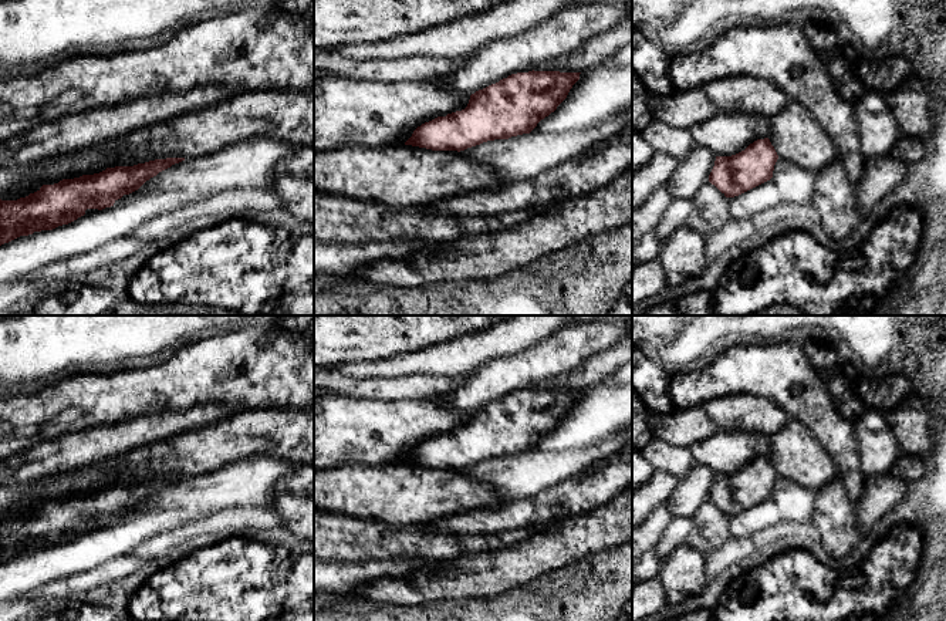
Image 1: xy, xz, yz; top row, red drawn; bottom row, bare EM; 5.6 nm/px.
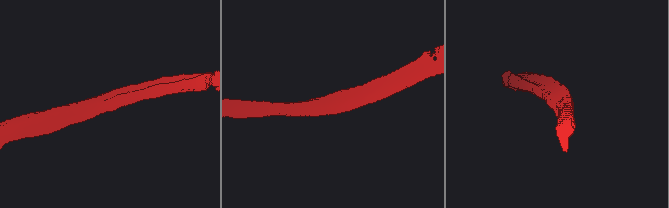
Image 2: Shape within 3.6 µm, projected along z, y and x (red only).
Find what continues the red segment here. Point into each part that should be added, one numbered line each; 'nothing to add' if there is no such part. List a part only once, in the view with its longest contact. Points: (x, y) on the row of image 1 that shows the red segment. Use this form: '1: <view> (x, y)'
nothing to add

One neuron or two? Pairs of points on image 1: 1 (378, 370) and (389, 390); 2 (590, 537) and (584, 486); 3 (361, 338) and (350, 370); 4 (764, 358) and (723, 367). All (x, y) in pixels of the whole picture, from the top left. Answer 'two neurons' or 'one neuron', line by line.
1: two neurons
2: two neurons
3: two neurons
4: one neuron

